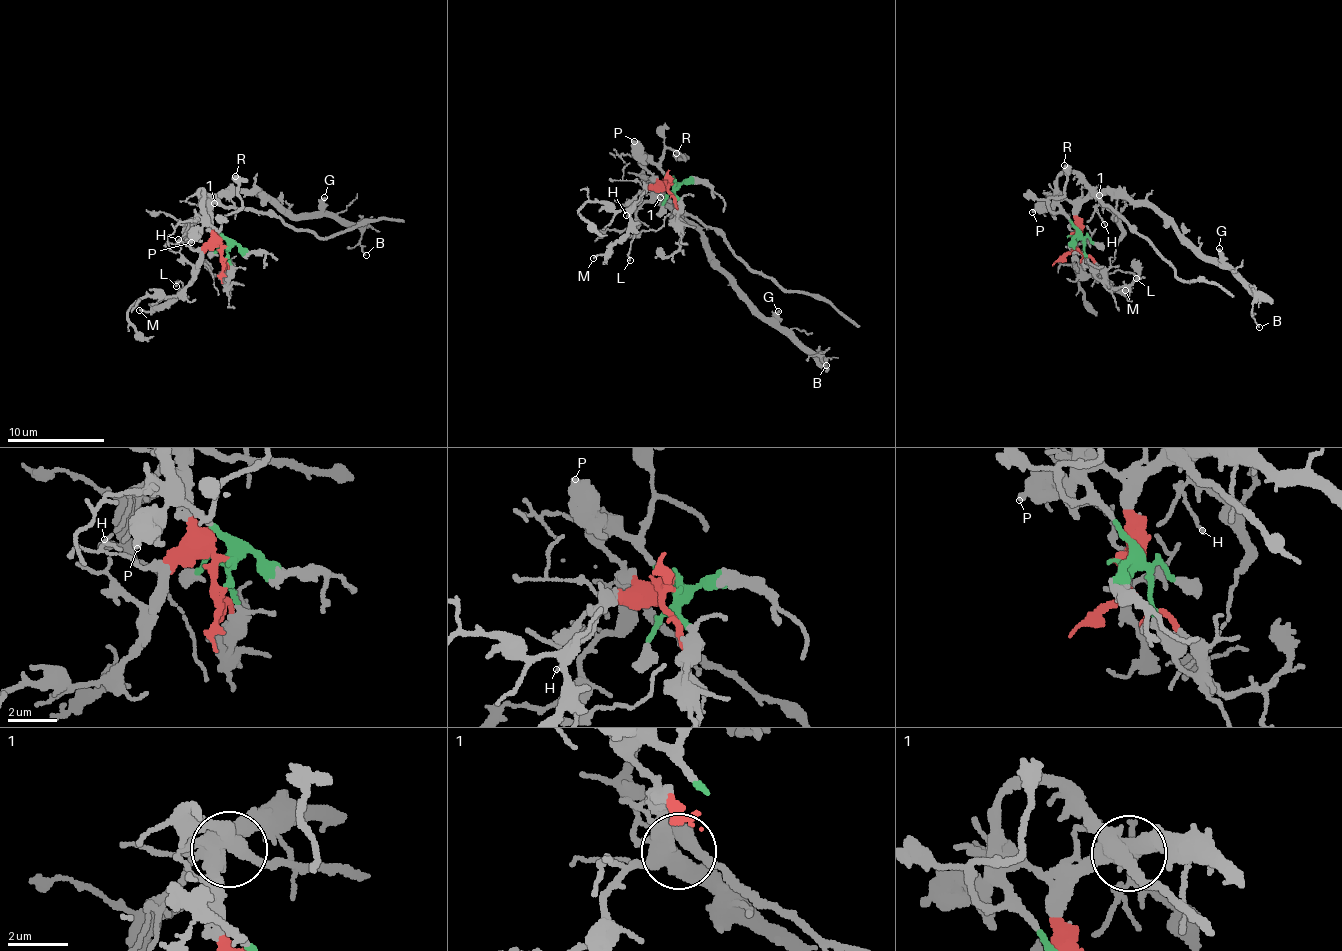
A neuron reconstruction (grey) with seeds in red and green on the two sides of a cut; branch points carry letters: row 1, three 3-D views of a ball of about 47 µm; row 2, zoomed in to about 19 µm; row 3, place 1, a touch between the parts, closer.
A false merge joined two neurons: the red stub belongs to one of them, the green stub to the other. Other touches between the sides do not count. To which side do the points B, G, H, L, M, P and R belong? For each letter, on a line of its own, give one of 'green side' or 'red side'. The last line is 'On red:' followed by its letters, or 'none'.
B: red side
G: red side
H: red side
L: red side
M: red side
P: green side
R: green side
On red: B, G, H, L, M

